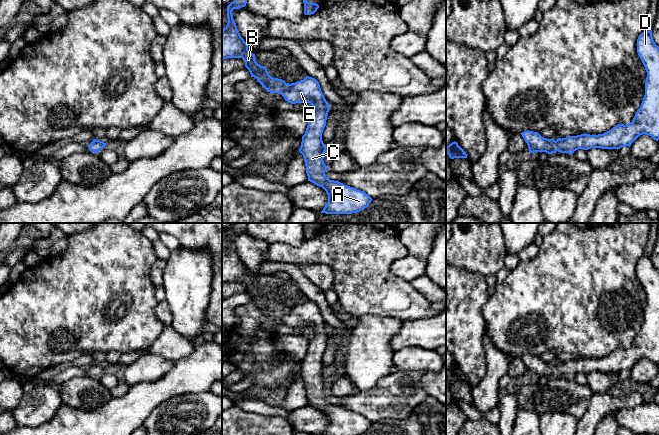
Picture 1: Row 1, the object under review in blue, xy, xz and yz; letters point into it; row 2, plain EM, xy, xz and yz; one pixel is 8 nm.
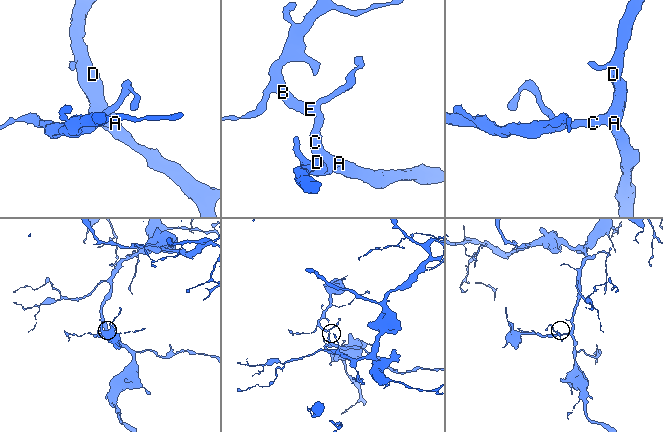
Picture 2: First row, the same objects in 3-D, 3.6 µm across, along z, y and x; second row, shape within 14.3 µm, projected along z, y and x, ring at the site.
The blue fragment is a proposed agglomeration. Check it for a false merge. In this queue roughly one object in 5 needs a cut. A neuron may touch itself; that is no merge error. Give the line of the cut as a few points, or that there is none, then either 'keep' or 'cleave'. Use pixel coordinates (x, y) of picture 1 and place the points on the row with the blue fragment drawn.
cut none; keep

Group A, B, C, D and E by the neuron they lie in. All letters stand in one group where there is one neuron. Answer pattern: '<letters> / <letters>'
A B C D E

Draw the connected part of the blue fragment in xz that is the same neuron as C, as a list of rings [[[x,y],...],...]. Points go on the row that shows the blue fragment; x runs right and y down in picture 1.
[[[234,0],[227,6],[228,22],[222,28],[222,60],[242,58],[251,77],[256,78],[268,92],[281,94],[285,101],[291,104],[307,102],[314,107],[309,111],[310,117],[299,152],[305,161],[308,181],[322,187],[328,195],[328,202],[321,213],[352,214],[364,210],[372,201],[368,194],[339,181],[330,180],[325,175],[328,167],[323,160],[326,146],[322,141],[322,133],[330,107],[319,82],[306,76],[301,81],[289,84],[282,79],[271,77],[267,68],[256,62],[255,54],[248,50],[232,15],[234,9],[245,7],[246,3],[247,0]]]

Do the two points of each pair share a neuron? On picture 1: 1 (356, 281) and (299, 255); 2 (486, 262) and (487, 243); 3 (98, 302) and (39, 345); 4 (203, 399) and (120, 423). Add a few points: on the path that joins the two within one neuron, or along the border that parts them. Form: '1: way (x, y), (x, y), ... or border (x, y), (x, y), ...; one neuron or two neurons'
1: way (345, 266), (334, 255), (314, 255); one neuron
2: way (486, 257), (486, 248); one neuron
3: way (82, 302), (76, 303), (50, 329); one neuron
4: border (166, 399), (152, 410), (142, 424); two neurons

